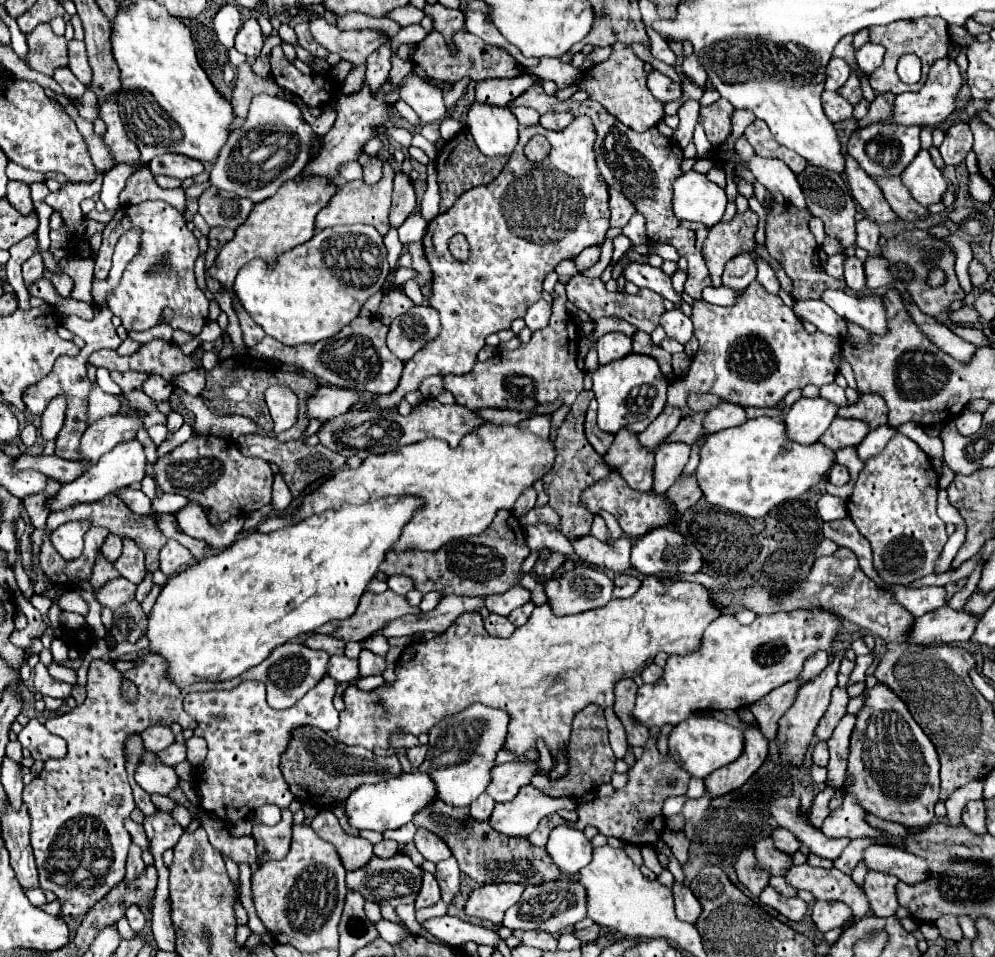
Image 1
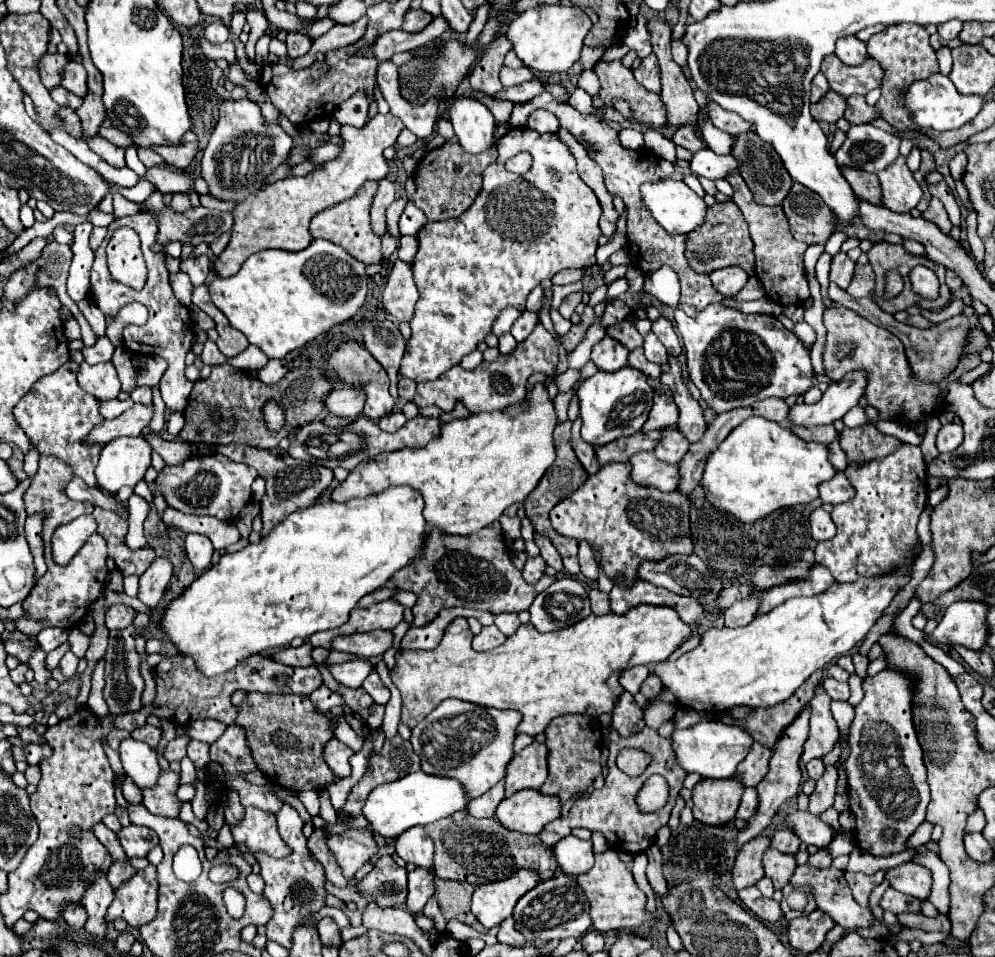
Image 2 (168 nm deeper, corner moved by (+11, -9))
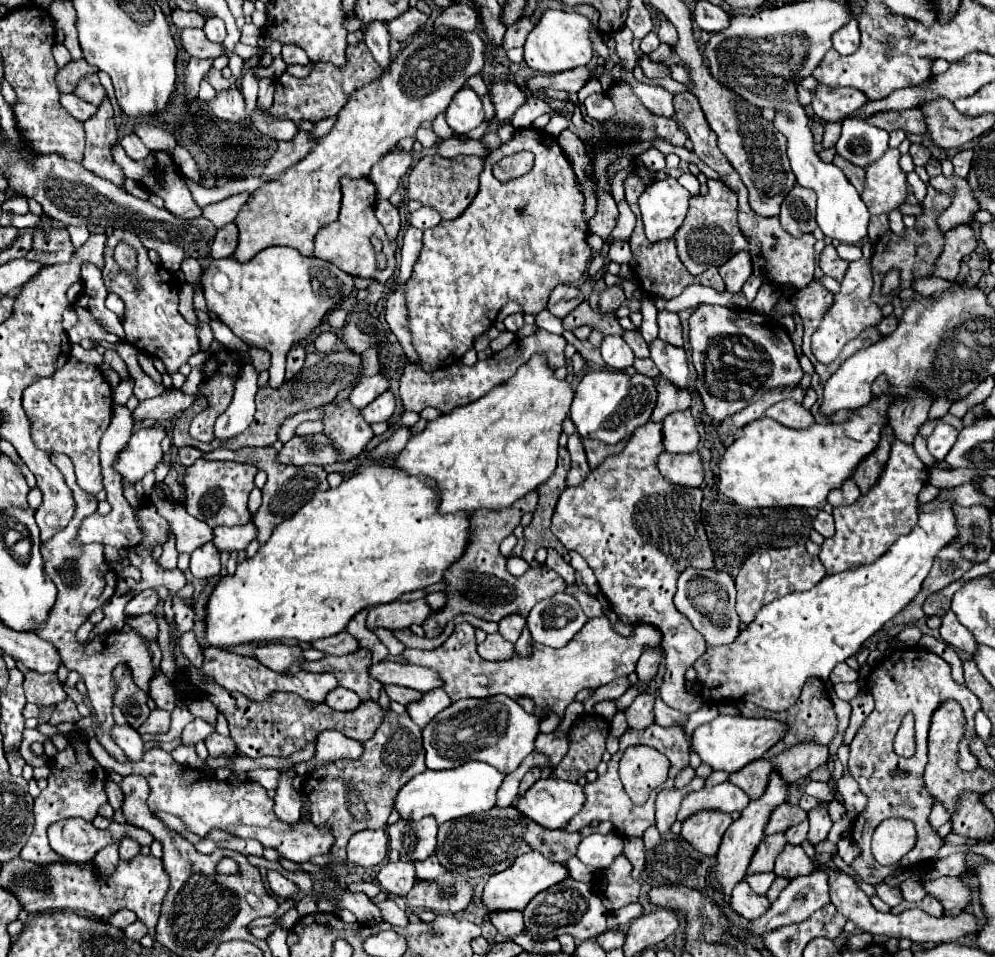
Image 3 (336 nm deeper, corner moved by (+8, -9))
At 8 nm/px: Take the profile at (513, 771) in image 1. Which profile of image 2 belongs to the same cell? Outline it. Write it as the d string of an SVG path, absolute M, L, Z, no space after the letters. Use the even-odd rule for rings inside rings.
M535 741L525 749L521 749L509 763L509 773L505 775L507 781L505 797L511 797L513 793L527 787L539 789L547 779L547 757L549 749L545 743Z

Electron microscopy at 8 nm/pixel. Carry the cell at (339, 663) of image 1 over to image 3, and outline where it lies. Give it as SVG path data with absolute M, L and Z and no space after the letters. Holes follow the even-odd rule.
M380 661L380 663L372 665L370 673L382 685L394 683L394 685L416 689L420 693L436 689L436 687L442 685L440 675L436 671L426 669L426 667L406 665L406 663L400 663L400 661Z

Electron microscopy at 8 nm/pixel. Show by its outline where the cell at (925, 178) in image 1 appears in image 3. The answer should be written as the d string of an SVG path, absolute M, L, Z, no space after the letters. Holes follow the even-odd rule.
M888 149L884 157L866 167L866 187L862 199L872 215L888 215L906 203L906 173L898 165L900 151Z

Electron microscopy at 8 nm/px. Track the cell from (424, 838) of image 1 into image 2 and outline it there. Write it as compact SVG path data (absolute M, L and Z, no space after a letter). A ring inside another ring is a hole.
M415 825L413 829L407 829L397 835L393 847L395 853L405 859L405 863L421 867L431 867L433 863L433 841L421 825Z

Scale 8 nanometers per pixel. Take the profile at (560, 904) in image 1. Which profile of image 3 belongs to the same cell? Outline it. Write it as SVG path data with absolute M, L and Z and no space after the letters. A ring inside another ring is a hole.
M572 877L540 891L524 909L524 925L528 935L542 939L556 939L560 935L572 935L576 941L594 939L606 931L606 909L602 899L592 889L592 885L578 883Z

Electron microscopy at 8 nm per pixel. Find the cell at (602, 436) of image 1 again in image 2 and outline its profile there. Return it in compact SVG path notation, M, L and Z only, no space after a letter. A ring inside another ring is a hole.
M577 417L577 419L573 421L573 427L571 427L571 445L573 445L573 451L575 451L577 459L581 461L583 469L585 469L589 475L593 475L593 473L597 473L597 469L599 469L597 457L595 457L595 453L593 453L593 447L581 439L579 429L581 429L581 419Z

